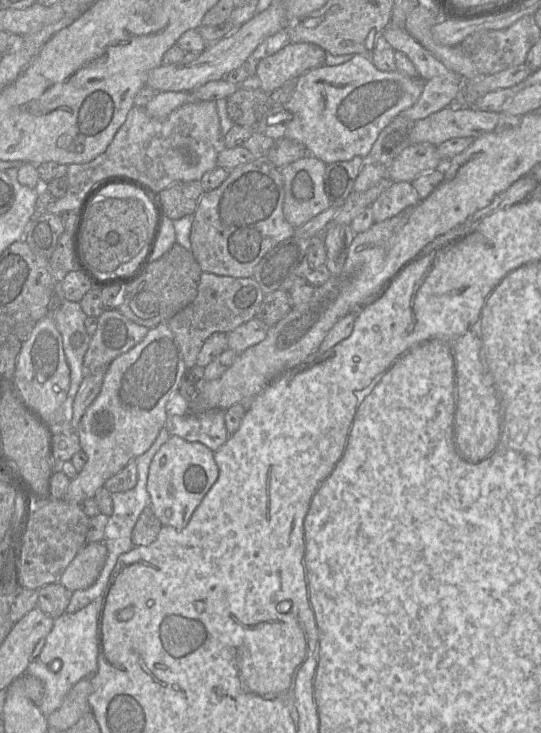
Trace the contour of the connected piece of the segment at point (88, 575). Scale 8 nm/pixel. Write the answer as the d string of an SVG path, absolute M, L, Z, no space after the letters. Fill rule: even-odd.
M103 541L87 543L63 571L60 583L74 592L91 587L98 579L107 558Z

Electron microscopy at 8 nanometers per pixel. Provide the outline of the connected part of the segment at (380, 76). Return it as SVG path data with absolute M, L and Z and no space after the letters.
M354 55L348 62L309 70L296 80L296 87L291 98L284 104L292 113L285 137L302 143L307 155L311 155L323 163L349 161L355 156L367 158L371 148L381 131L386 128L402 111L413 106L419 99L425 81L420 77L412 78L395 71L378 70L369 56Z

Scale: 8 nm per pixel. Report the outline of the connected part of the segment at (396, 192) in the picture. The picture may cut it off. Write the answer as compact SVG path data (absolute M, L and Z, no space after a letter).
M393 182L371 204L374 223L380 223L415 206L420 198L410 182Z

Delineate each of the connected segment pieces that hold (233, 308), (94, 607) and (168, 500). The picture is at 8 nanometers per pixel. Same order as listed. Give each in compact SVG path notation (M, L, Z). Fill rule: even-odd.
M202 271L195 300L167 321L186 368L196 366L197 356L210 335L216 332L229 333L254 319L263 297L264 293L253 277L235 278Z
M102 597L91 602L75 613L64 613L54 619L51 632L45 638L45 644L39 655L31 660L27 673L39 679L44 687L44 694L38 708L46 717L54 713L62 704L68 691L81 679L91 677L98 667L99 625L103 610ZM61 661L61 668L57 672L50 670L50 664Z
M171 435L152 459L147 479L147 491L151 499L150 507L163 526L183 529L187 526L194 511L216 482L219 475L214 452L201 442L189 442Z

